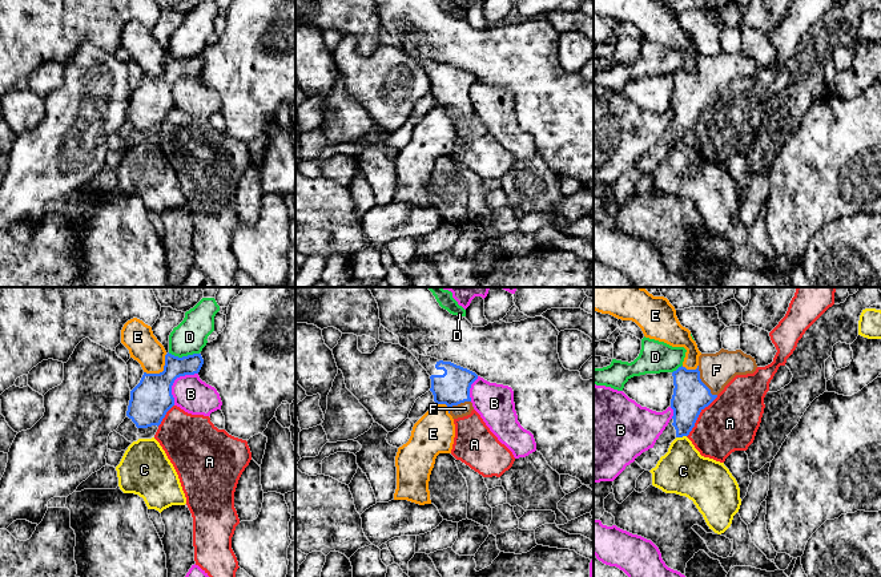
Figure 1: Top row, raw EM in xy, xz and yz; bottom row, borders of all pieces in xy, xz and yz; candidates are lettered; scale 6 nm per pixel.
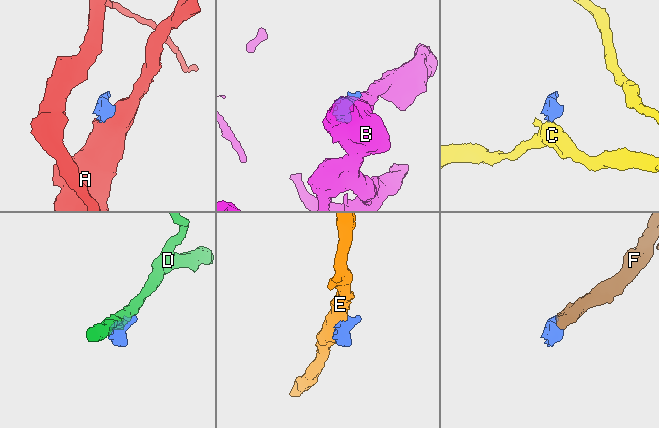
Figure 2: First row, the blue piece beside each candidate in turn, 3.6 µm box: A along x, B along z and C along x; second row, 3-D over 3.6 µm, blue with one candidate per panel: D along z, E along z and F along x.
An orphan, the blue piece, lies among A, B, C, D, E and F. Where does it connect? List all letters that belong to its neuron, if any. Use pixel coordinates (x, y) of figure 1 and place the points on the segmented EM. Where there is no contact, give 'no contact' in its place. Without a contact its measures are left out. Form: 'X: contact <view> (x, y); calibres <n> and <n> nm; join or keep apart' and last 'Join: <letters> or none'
A: contact yz (698, 416); calibres 220 and 340 nm; keep apart
B: contact xy (173, 382); calibres 240 and 220 nm; keep apart
C: contact yz (680, 436); calibres 220 and 280 nm; keep apart
D: contact xy (184, 356); calibres 180 and 200 nm; keep apart
E: contact xy (163, 371); calibres 240 and 190 nm; keep apart
F: contact yz (702, 382); calibres 220 and 200 nm; join
Join: F

